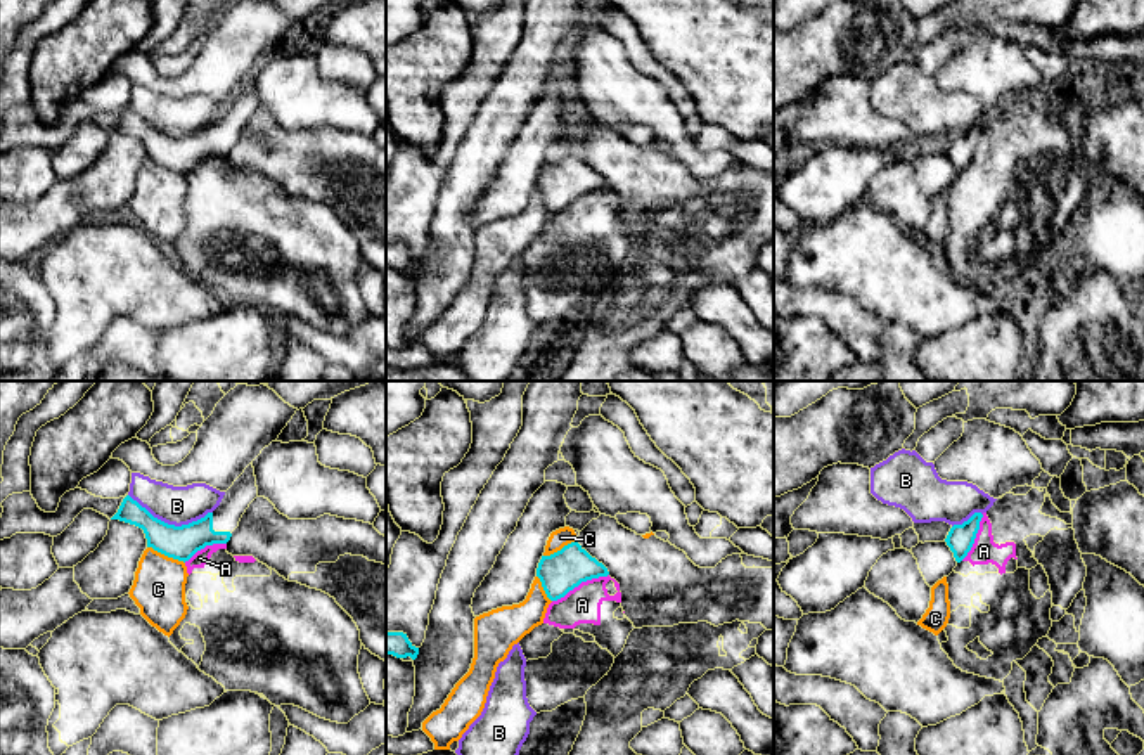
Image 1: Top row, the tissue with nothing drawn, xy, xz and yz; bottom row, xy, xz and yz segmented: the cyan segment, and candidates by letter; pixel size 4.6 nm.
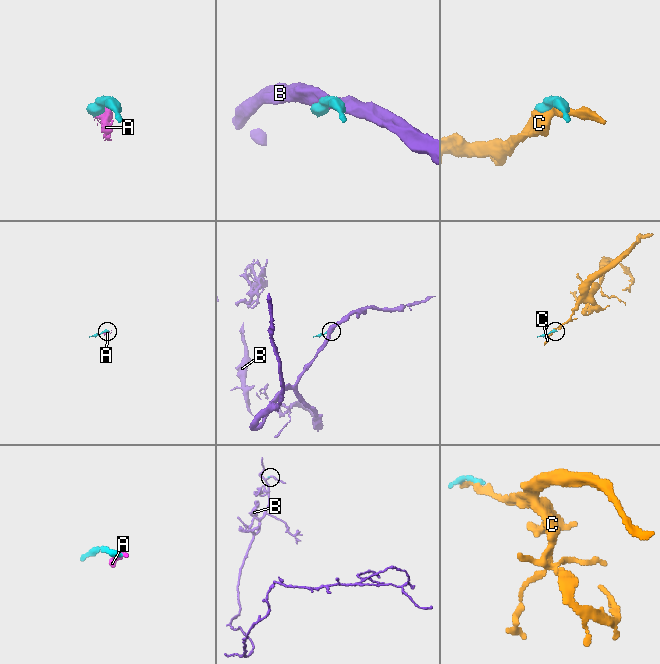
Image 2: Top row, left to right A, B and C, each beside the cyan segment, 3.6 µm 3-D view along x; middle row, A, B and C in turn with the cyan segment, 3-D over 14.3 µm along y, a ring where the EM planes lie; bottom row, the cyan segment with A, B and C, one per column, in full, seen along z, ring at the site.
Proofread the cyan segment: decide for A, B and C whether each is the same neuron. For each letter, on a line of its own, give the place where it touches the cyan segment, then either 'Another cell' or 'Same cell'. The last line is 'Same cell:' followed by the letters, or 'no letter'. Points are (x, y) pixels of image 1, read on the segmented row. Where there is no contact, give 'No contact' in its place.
A: Touches cyan at xz (580, 582). Another cell
B: Touches cyan at xy (170, 525). Another cell
C: Touches cyan at xy (167, 554). Another cell
Same cell: no letter

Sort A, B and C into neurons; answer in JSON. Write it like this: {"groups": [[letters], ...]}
{"groups": [["A"], ["B"], ["C"]]}

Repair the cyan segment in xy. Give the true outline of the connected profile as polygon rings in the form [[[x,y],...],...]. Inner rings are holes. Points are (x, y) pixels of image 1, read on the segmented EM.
[[[249,464],[225,492],[220,506],[197,521],[182,526],[168,525],[154,518],[130,495],[123,499],[118,513],[111,519],[142,528],[147,547],[185,563],[206,545],[227,544],[232,532],[239,526],[242,514],[256,497],[254,468]]]

